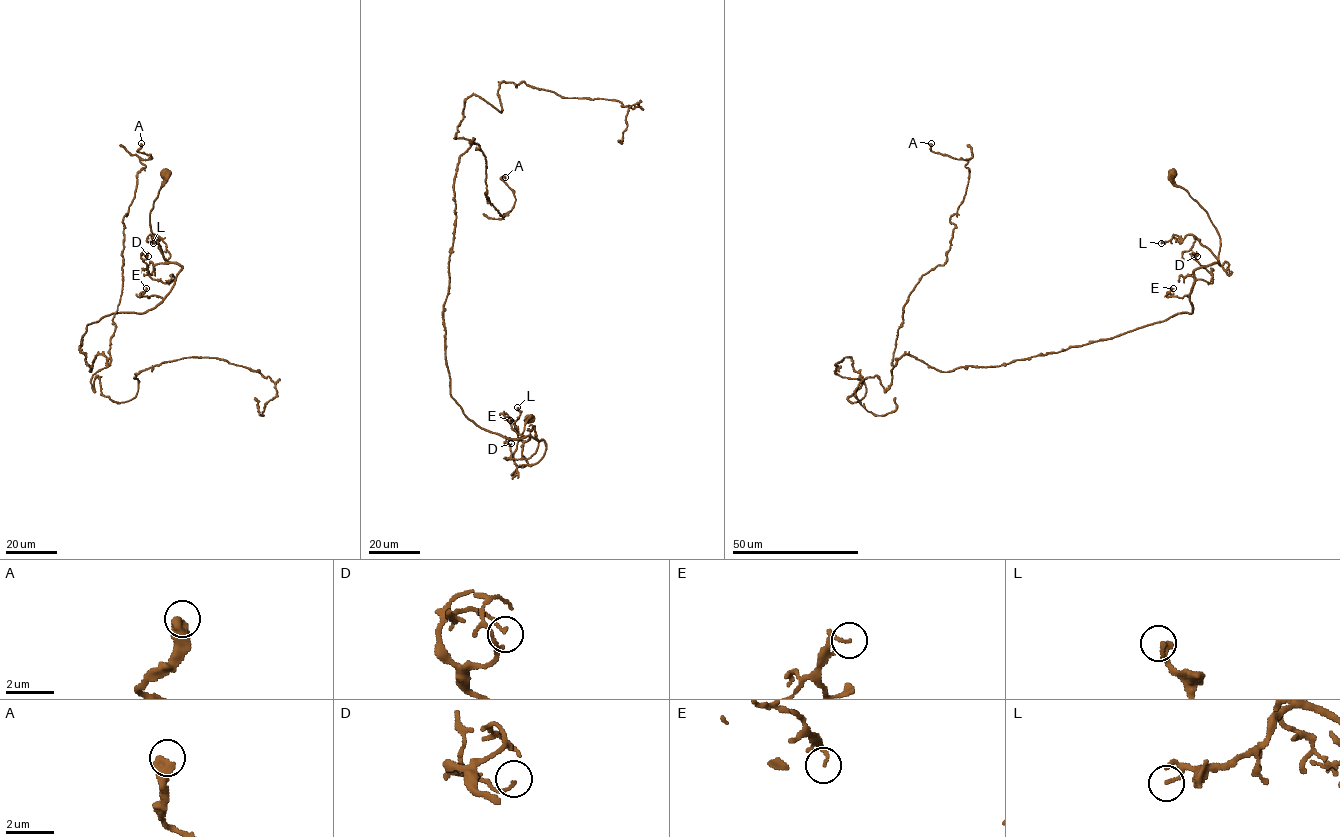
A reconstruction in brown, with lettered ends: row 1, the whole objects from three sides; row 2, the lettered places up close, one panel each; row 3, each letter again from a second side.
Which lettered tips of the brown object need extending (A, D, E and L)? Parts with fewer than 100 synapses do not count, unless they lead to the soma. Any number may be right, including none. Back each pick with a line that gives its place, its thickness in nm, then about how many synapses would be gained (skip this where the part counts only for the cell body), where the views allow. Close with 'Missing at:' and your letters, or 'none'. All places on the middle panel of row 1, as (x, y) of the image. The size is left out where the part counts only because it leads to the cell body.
Missing at: none

